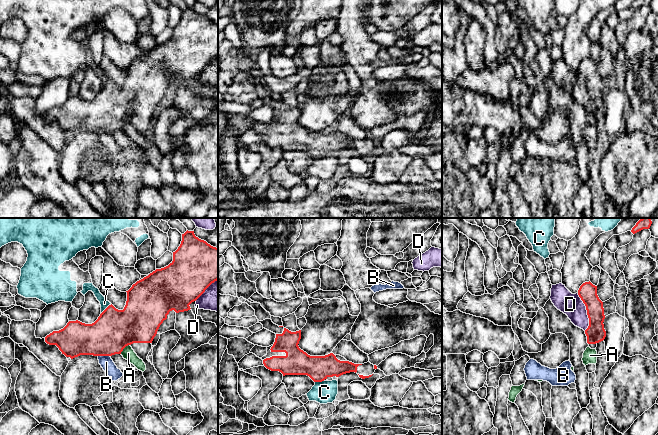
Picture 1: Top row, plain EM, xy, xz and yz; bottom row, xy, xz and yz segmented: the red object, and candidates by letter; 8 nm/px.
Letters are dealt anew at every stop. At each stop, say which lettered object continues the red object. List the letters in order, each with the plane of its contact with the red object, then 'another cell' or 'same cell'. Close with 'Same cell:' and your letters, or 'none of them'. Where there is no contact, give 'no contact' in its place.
A: meets red in xy; another cell
B: meets red in xy; another cell
C: meets red in xy; another cell
D: meets red in yz; another cell
Same cell: none of them

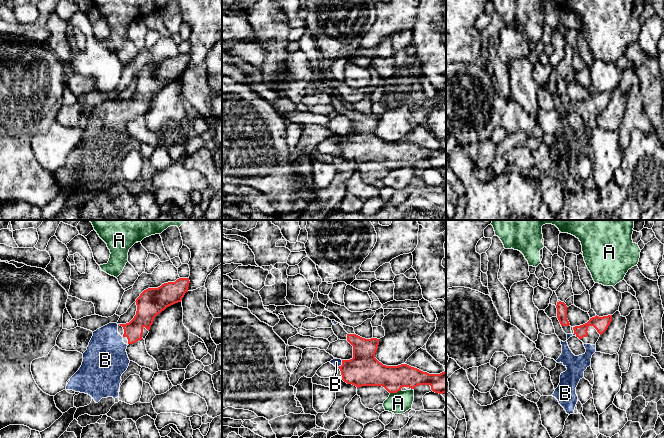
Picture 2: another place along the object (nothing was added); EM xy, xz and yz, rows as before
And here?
A: meets red in xz; another cell
B: meets red in xz; same cell
Same cell: B

